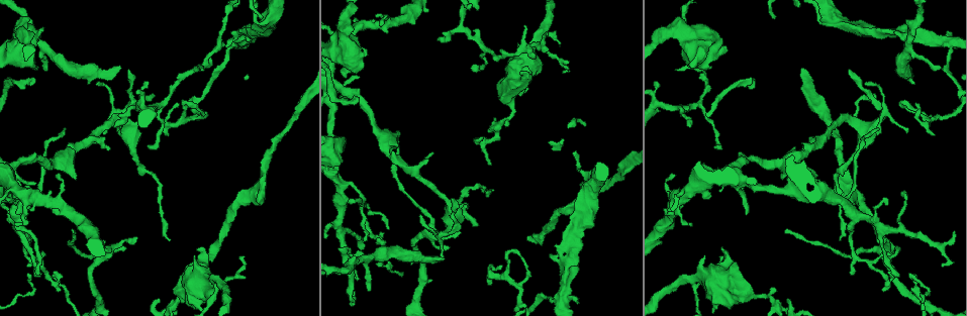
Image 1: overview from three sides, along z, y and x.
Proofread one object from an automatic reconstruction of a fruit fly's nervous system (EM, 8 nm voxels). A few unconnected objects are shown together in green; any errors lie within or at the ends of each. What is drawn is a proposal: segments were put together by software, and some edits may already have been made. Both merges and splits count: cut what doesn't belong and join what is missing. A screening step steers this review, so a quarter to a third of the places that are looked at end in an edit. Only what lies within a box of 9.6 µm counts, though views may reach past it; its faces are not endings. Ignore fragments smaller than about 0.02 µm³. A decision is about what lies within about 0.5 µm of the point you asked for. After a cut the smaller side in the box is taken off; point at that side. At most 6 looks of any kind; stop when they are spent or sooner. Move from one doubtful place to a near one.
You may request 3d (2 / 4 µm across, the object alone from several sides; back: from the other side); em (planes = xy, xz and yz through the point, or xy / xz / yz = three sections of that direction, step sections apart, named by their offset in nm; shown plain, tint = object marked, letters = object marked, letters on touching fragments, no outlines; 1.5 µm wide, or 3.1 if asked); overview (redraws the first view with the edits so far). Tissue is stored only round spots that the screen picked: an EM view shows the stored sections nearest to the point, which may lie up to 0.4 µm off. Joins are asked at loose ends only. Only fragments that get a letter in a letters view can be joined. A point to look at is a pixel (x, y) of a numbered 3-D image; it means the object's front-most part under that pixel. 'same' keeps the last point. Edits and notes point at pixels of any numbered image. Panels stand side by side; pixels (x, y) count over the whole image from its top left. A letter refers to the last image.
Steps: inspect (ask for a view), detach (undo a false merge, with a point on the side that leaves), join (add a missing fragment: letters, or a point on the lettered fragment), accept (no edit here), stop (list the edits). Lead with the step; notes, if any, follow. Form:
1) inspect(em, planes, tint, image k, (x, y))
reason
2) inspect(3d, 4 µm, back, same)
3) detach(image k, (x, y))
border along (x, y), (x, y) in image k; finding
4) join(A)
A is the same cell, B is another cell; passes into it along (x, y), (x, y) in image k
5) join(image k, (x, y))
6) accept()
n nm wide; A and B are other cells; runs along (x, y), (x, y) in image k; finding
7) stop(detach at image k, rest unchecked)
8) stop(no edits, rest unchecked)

inspect(em, xy, step 8, letters, image 1, (596, 184))

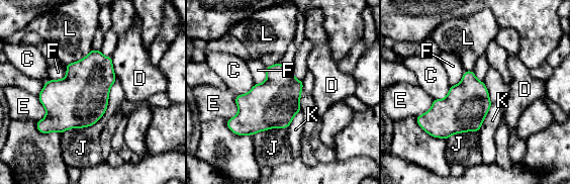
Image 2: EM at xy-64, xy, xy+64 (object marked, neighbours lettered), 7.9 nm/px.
accept()
J touches over 280 nm; C, D, E, F, J, K and L are other cells; border along (65, 65), (66, 76), (52, 80) in image 2; all the same neuron

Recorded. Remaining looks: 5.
inspect(em, planes, letters, image 1, (259, 204))
free end

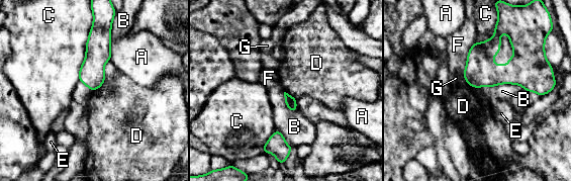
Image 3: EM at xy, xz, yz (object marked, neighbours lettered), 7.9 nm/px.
accept()
A, B, C, D, E, F and G are other cells; no lettered fragment goes on from it

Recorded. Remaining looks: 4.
inspect(3d, 2 µm, back, image 1, (562, 296))

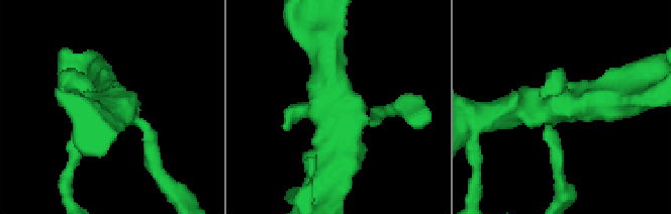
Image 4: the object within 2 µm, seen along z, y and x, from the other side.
inspect(em, planes, letters, image 4, (338, 103))

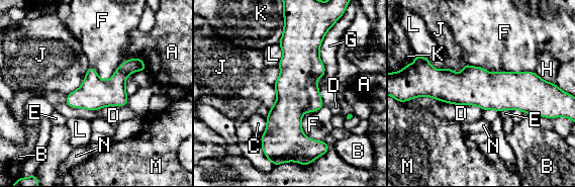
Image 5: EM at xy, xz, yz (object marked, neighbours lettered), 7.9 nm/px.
accept()
F touches over 550 nm; A, B, C, D, E, F, G, H, J, K, L, M and N are other cells; runs along (423, 85), (545, 95) in image 5; all the same neuron

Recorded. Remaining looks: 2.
stop(no edits, rest unchecked)

